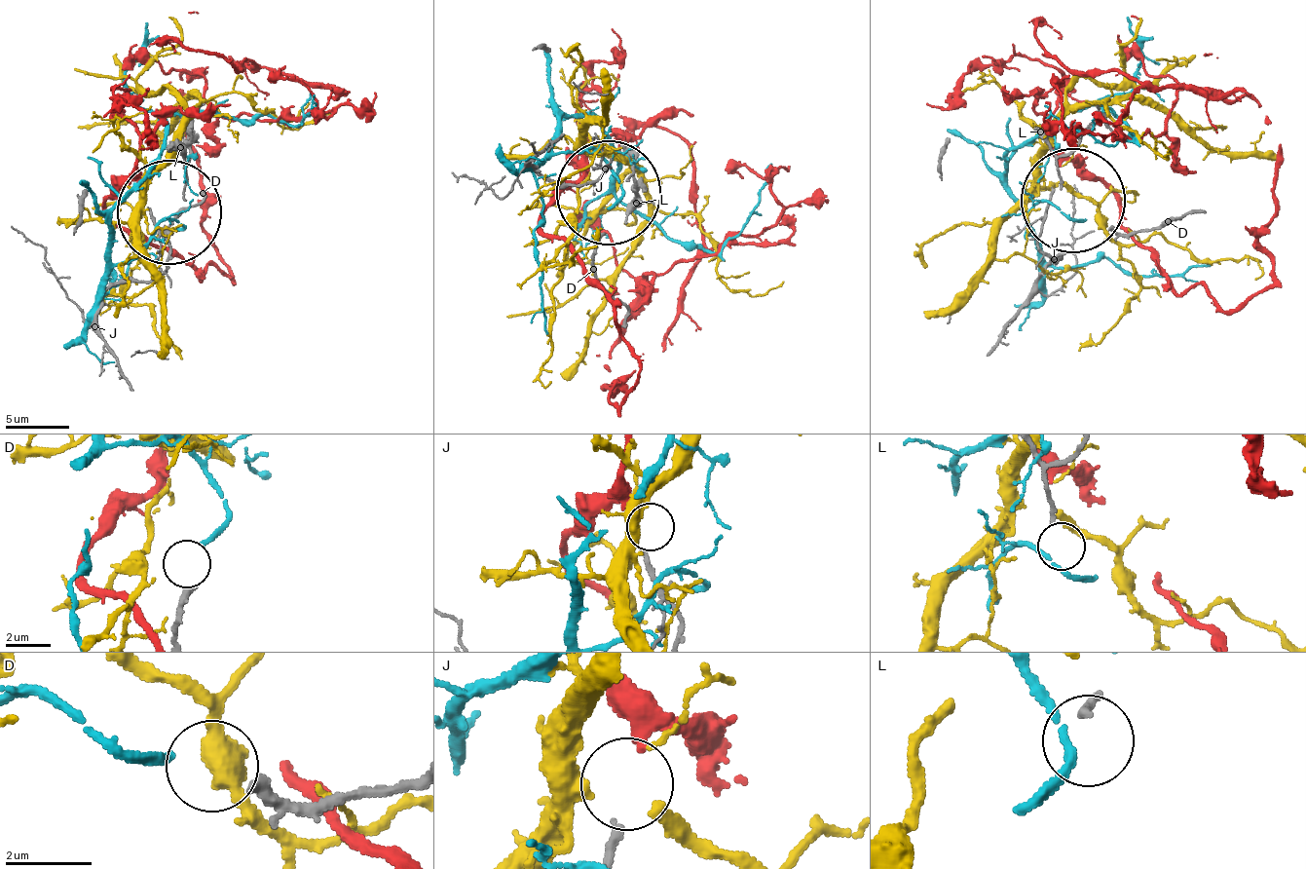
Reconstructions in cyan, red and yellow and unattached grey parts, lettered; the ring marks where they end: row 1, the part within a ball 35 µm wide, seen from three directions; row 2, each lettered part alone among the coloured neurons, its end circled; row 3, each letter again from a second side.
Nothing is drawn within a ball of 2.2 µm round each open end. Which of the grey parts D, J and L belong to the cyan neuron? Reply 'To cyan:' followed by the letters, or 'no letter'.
To cyan: D

